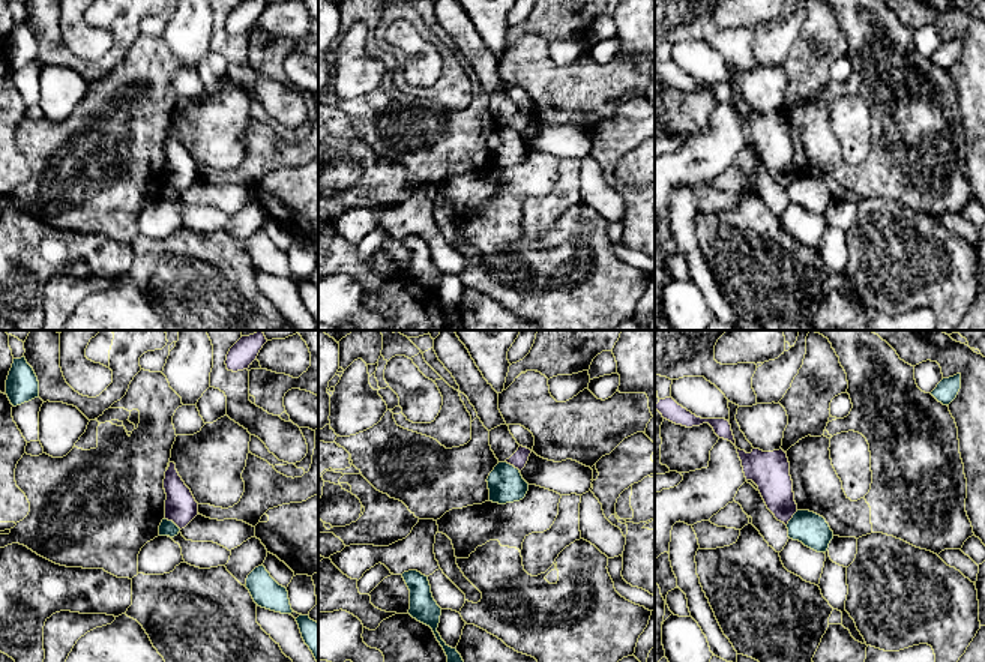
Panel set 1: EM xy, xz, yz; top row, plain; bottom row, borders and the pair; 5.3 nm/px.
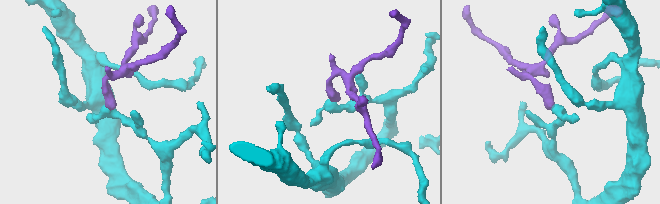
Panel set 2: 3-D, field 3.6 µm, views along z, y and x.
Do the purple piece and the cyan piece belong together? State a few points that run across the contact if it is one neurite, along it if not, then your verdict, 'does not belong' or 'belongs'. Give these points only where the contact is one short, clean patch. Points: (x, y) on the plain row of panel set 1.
line xy (164, 182), (180, 192); does not belong

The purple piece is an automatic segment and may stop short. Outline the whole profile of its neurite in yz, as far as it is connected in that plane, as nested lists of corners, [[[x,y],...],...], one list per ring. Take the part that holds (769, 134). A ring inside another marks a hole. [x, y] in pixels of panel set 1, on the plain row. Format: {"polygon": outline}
{"polygon": [[[737,113],[746,144],[752,144],[775,182],[785,189],[797,176],[793,144],[787,117],[779,113],[763,116],[752,113],[751,117]]]}

